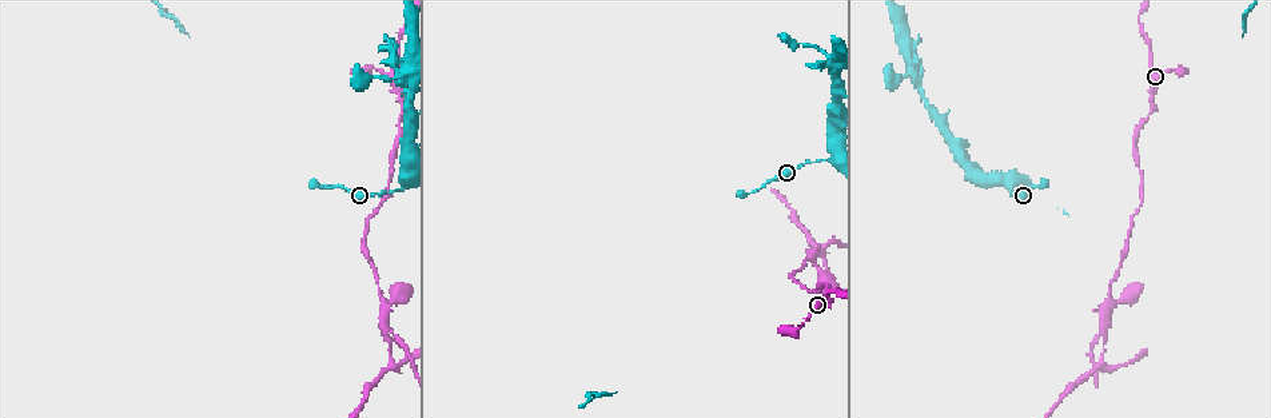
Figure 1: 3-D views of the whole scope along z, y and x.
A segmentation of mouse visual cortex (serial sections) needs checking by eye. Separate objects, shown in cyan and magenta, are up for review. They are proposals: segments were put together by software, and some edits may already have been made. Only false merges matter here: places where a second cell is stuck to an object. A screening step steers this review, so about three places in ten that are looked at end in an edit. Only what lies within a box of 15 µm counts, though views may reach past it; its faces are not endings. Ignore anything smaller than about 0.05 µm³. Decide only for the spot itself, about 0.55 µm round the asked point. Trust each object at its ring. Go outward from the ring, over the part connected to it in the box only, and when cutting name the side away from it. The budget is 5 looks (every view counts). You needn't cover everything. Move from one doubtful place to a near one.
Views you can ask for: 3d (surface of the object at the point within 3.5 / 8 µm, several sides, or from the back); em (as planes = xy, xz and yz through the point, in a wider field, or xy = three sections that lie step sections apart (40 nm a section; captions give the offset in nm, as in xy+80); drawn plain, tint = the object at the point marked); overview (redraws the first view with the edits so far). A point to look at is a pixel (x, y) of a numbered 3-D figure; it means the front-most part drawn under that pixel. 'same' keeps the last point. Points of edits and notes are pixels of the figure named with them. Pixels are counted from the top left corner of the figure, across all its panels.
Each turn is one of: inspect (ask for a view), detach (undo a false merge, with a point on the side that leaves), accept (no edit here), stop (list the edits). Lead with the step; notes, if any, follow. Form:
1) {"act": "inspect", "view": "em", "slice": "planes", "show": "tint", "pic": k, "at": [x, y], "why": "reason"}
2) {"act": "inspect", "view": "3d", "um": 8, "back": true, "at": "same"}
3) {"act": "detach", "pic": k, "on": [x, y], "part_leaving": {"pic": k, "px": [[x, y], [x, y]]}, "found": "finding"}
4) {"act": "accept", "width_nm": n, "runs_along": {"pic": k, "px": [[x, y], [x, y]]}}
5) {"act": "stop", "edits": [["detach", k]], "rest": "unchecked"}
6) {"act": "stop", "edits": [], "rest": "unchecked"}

{"act": "inspect", "view": "3d", "um": 3.5, "pic": 1, "at": [400, 188], "why": "three-way junction"}

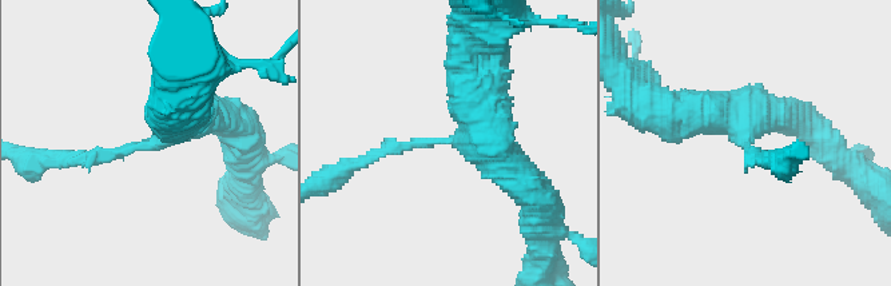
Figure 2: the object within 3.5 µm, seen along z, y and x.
{"act": "inspect", "view": "em", "slice": "xy", "step": 2, "show": "tint", "pic": 2, "at": [745, 147], "arms": 3, "arm_widths_nm": [150, 450, 500]}

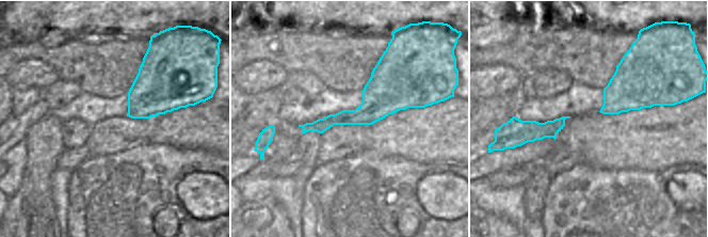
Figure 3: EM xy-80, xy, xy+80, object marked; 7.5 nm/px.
{"act": "accept", "runs_along": {"pic": 3, "px": [[418, 101], [380, 101], [305, 129]]}, "found": "continuous, no second cell"}

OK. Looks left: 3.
{"act": "inspect", "view": "3d", "um": 3.5, "pic": 1, "at": [917, 65], "why": "abrupt turn"}

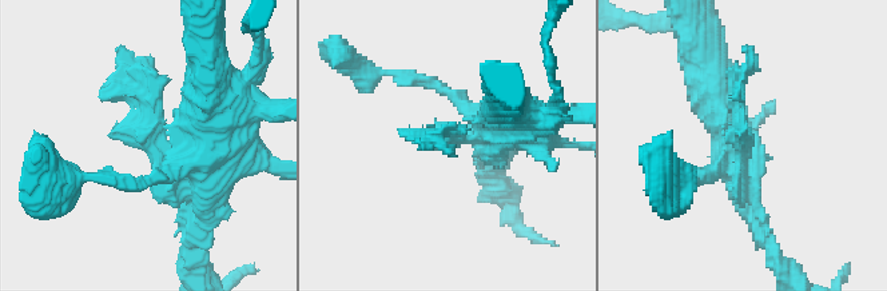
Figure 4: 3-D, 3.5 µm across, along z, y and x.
{"act": "inspect", "view": "em", "slice": "xy", "step": 3, "show": "tint", "pic": 4, "at": [151, 140]}

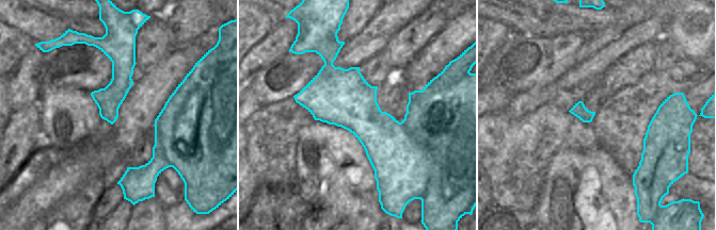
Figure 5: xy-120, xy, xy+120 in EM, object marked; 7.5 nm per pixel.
{"act": "inspect", "view": "em", "slice": "planes", "show": "tint", "at": "same", "why": "cut it another way"}

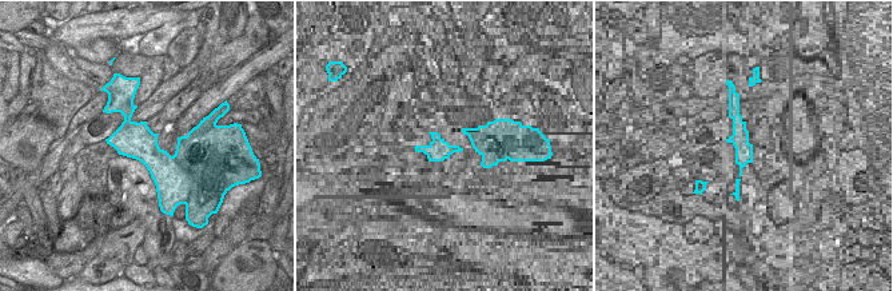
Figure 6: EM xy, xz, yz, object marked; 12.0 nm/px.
{"act": "accept", "runs_along": {"pic": 4, "px": [[203, 192], [130, 70]]}, "found": "continuous, no second cell"}

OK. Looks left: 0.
{"act": "stop", "edits": [], "rest": "unchecked"}

